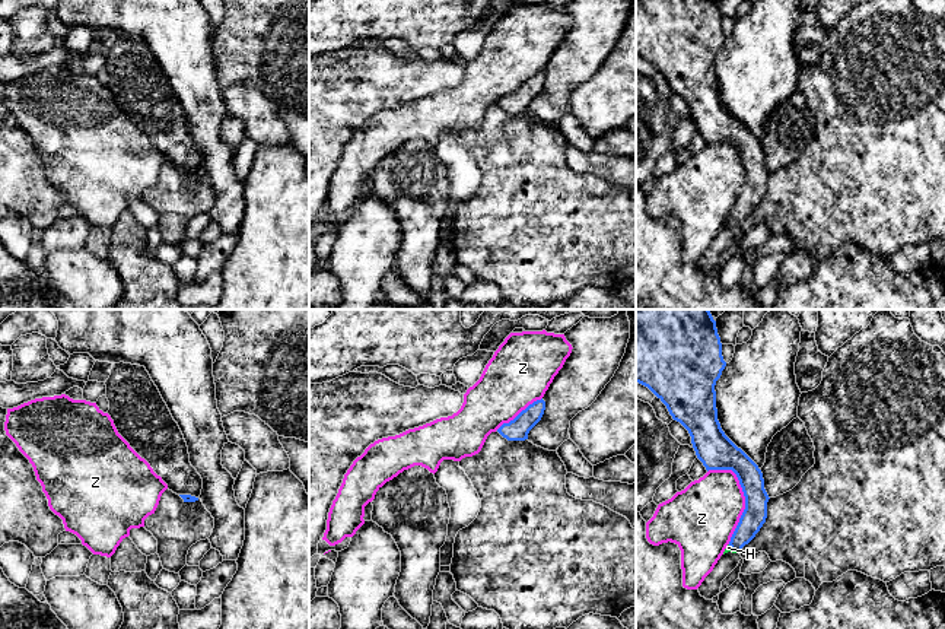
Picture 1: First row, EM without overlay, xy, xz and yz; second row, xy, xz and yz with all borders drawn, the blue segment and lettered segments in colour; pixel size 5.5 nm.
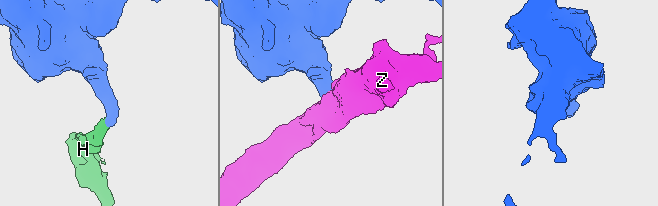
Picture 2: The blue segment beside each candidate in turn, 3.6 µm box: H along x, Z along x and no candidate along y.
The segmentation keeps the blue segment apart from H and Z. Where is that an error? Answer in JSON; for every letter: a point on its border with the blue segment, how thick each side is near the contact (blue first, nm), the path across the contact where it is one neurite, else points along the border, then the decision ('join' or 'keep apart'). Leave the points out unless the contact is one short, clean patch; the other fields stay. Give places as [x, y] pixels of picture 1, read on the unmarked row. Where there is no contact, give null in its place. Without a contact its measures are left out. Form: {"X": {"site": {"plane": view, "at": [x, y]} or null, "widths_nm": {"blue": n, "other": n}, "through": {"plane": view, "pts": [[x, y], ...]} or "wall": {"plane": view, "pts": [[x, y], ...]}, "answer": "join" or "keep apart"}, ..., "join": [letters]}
{"H": {"site": {"plane": "yz", "at": [732, 222]}, "widths_nm": {"blue": 130, "other": 30}, "through": {"plane": "yz", "pts": [[754, 188], [732, 222], [728, 221]]}, "answer": "join"}, "Z": {"site": {"plane": "yz", "at": [744, 168]}, "widths_nm": {"blue": 160, "other": 360}, "answer": "keep apart"}, "join": ["H"]}

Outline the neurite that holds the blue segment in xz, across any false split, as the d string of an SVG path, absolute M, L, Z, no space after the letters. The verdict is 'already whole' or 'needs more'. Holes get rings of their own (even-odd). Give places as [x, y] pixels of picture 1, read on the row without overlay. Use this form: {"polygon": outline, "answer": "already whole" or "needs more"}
{"polygon": "M537 73L522 83L513 93L503 96L497 105L508 114L525 114L529 104L541 93L545 74Z", "answer": "already whole"}

